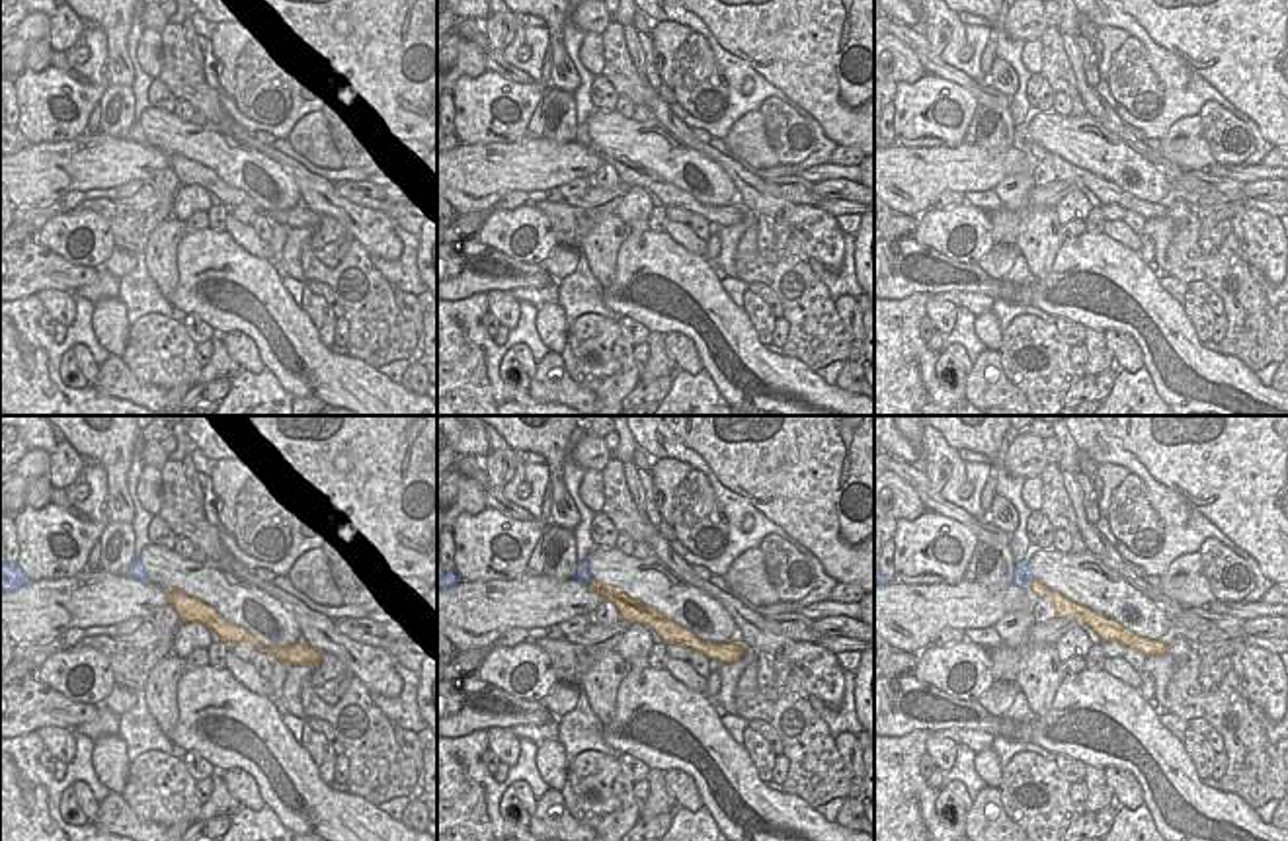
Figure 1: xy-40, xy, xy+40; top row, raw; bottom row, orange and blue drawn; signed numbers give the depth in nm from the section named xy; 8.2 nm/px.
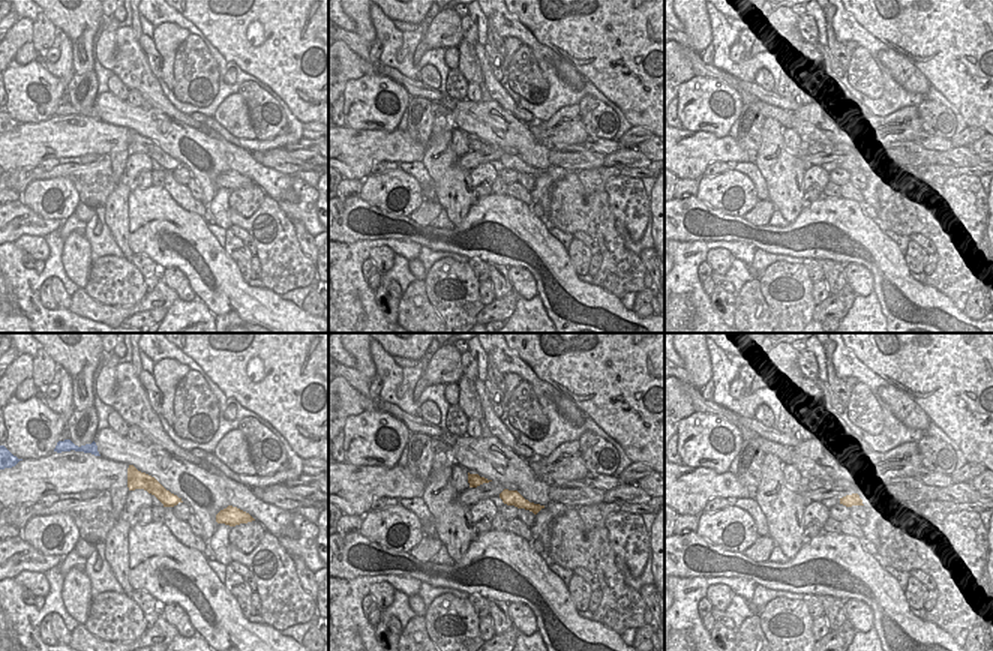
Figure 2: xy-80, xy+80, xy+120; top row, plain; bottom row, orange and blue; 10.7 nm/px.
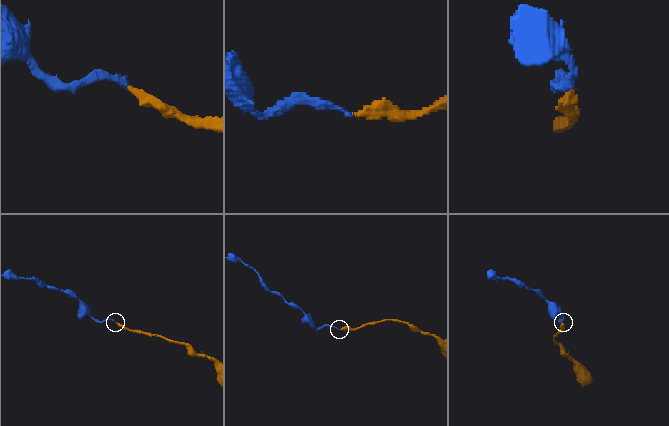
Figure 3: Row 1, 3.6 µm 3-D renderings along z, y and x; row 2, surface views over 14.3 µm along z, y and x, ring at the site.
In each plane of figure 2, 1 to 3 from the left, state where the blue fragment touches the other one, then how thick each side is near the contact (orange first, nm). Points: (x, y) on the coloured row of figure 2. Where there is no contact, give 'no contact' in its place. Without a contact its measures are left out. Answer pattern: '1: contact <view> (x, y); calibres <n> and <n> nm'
1: no contact
2: no contact
3: no contact

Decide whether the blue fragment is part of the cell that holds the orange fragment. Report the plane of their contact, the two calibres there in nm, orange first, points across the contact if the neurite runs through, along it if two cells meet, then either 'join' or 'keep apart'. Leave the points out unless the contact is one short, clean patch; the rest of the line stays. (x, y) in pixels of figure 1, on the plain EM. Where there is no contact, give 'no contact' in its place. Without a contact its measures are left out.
xy+40 | 120/160 nm | across xy+40 (1039, 153), (1029, 147), (1021, 137) | join

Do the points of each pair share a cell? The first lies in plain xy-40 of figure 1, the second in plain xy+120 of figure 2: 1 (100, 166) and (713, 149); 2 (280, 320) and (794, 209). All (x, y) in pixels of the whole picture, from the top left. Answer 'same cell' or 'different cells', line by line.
1: same cell
2: different cells

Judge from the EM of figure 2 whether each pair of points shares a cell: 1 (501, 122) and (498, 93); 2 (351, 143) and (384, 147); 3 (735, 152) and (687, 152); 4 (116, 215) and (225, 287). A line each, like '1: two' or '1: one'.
1: two
2: one
3: one
4: two

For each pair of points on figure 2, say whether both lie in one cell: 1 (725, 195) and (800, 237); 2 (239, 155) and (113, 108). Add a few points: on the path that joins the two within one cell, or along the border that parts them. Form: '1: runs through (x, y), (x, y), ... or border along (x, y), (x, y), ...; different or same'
1: border along (708, 206), (743, 216); different
2: border along (203, 132), (222, 144), (230, 168); different

